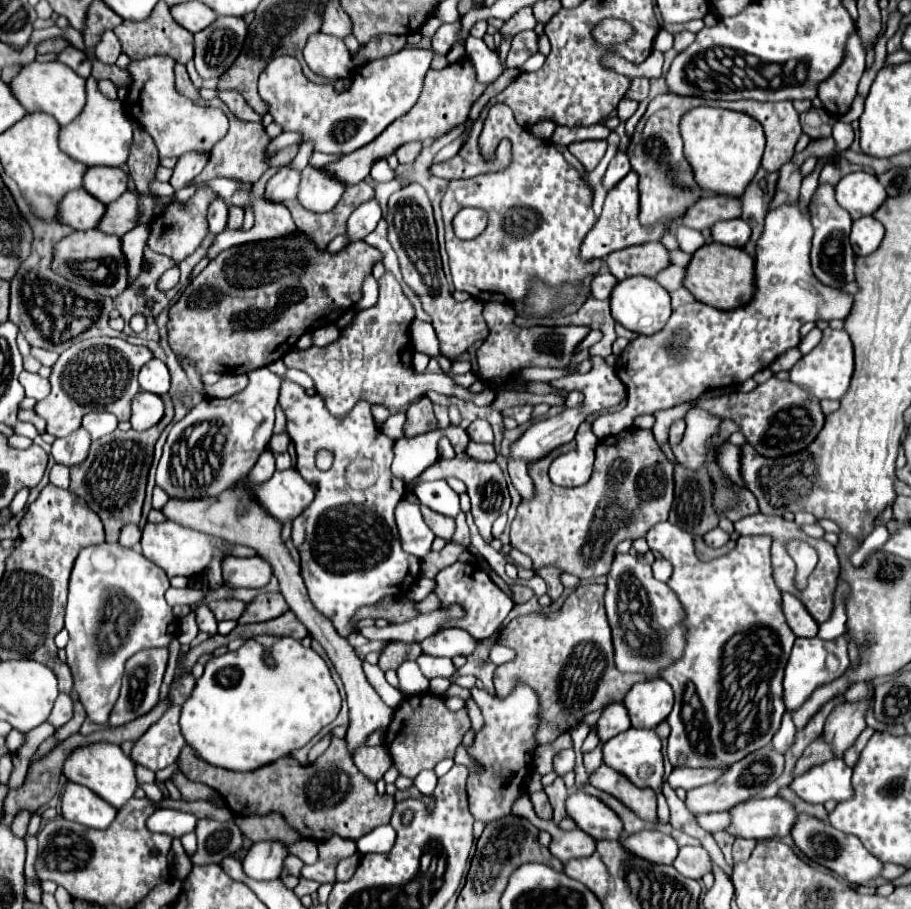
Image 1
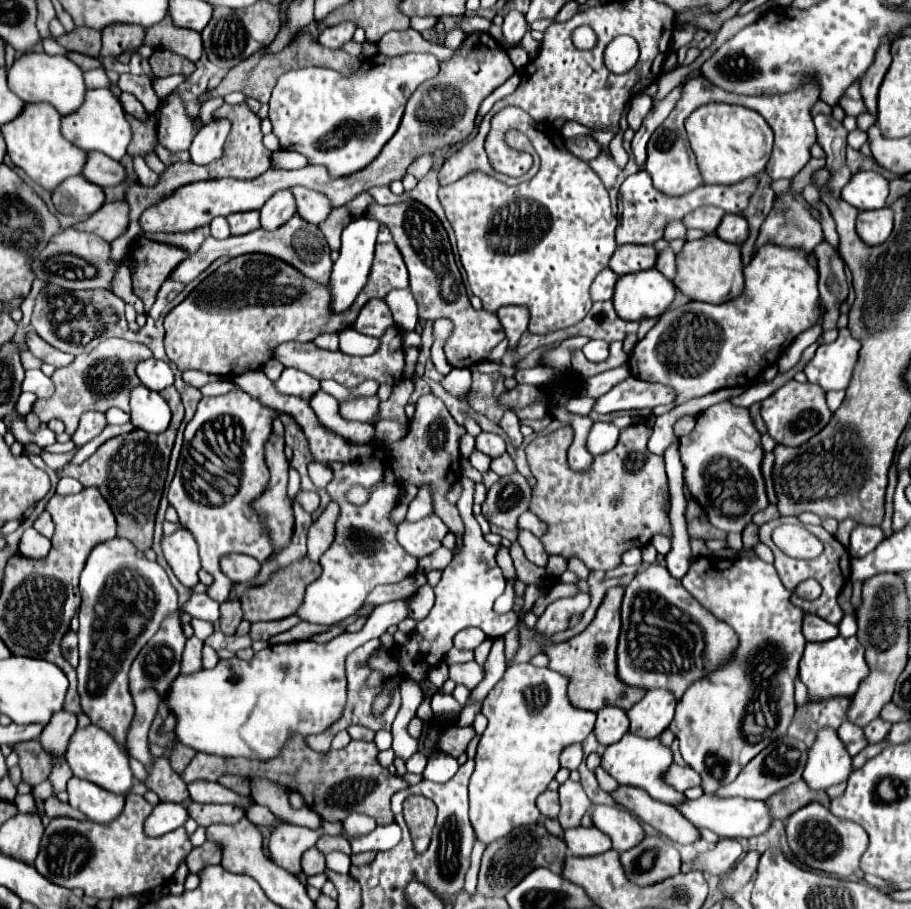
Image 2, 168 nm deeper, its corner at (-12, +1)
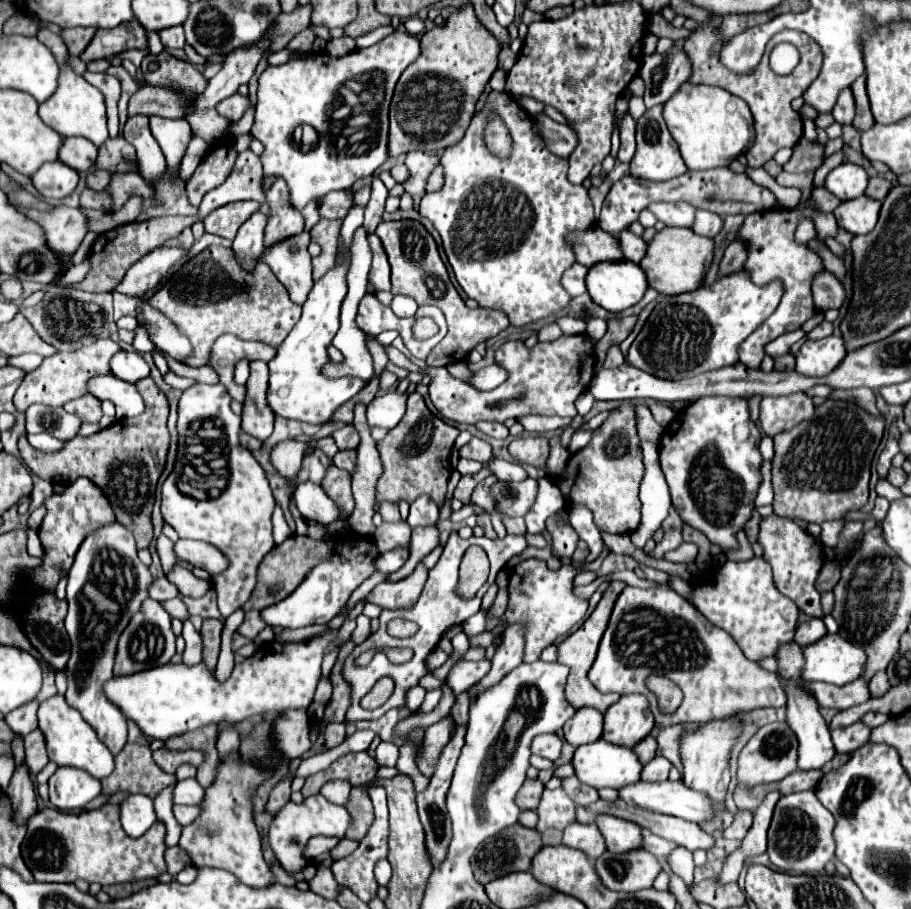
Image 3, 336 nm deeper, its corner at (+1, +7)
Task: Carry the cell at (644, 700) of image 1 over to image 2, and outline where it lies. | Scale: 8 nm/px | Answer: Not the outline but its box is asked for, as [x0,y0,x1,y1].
[629,688,677,736]

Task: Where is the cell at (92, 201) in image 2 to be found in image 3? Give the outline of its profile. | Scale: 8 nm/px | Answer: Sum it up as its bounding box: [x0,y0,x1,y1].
[32,160,78,200]

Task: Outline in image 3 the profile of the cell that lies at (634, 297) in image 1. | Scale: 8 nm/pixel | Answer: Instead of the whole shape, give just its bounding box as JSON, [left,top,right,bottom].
[586,262,648,312]

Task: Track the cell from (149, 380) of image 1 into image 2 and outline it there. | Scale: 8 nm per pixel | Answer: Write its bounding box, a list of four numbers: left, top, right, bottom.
[137,358,175,392]

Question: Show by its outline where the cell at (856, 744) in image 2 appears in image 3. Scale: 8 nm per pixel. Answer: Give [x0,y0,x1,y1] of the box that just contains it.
[832,722,870,754]

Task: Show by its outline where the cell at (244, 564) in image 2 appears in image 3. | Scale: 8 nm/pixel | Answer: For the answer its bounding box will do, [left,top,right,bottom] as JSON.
[174,540,228,574]

